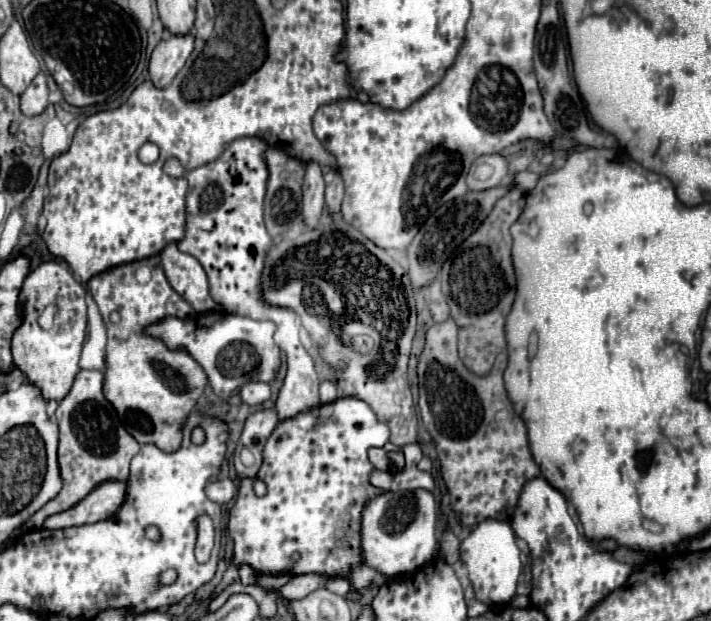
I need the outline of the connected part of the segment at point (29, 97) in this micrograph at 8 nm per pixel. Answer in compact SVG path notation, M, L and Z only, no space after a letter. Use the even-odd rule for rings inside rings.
M39 72L35 76L35 80L31 82L31 86L21 94L21 110L25 116L37 116L41 112L45 112L47 108L47 96L49 96L49 88L47 88L47 78L43 72Z

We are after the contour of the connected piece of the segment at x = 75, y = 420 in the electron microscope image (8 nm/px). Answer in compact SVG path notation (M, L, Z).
M79 370L69 394L59 402L55 412L61 436L61 478L63 490L57 498L47 502L37 514L33 514L25 530L39 530L45 518L73 508L91 490L109 480L127 482L129 462L141 450L137 440L125 430L115 408L103 396L103 372L99 370Z

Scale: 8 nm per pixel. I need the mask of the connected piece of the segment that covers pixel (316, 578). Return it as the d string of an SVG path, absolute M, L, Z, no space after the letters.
M321 574L293 576L293 578L281 588L281 596L287 598L287 600L300 600L306 597L309 592L325 586L325 582L327 582L327 578L321 576Z

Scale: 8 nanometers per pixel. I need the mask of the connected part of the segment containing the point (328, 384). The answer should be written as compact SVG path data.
M325 380L321 382L321 402L327 404L327 402L333 402L337 398L337 386L333 380Z

